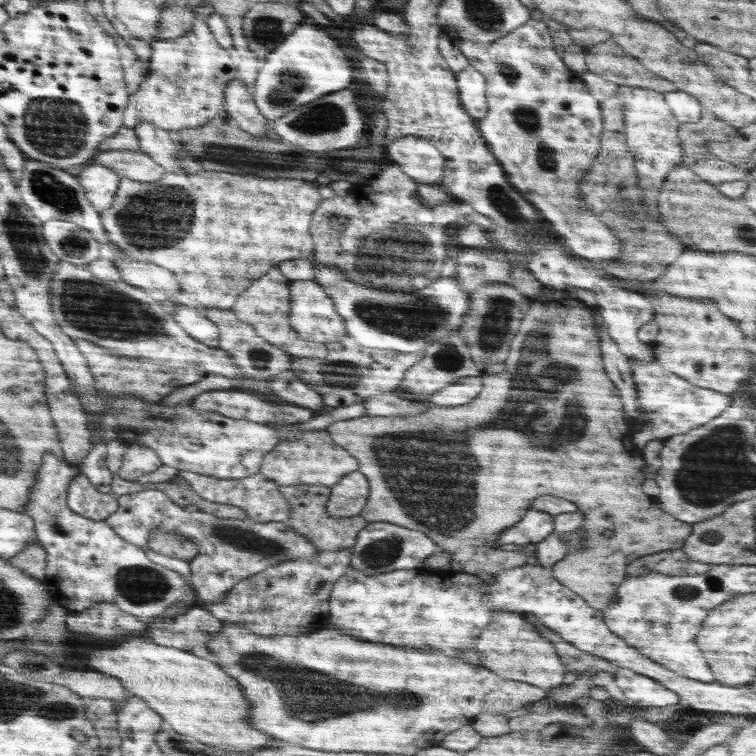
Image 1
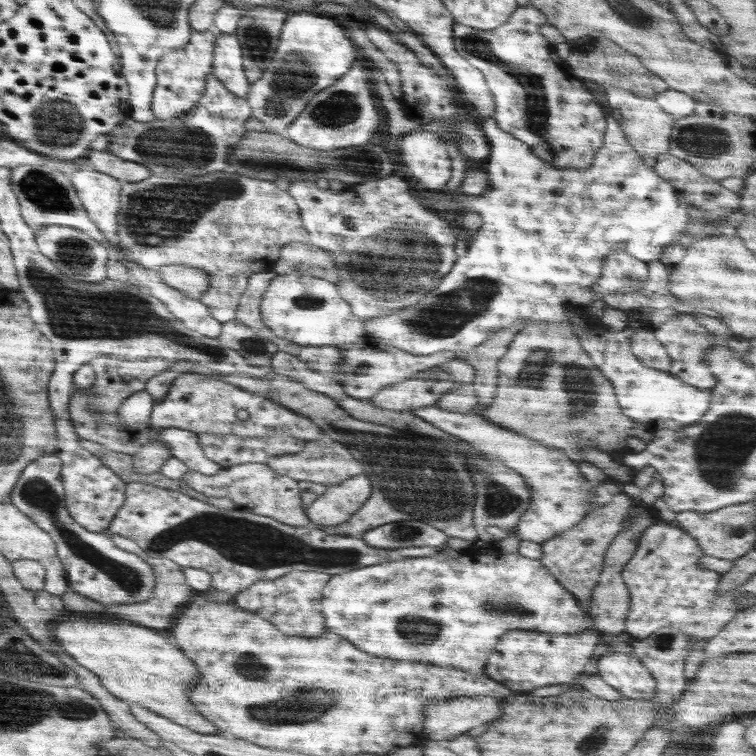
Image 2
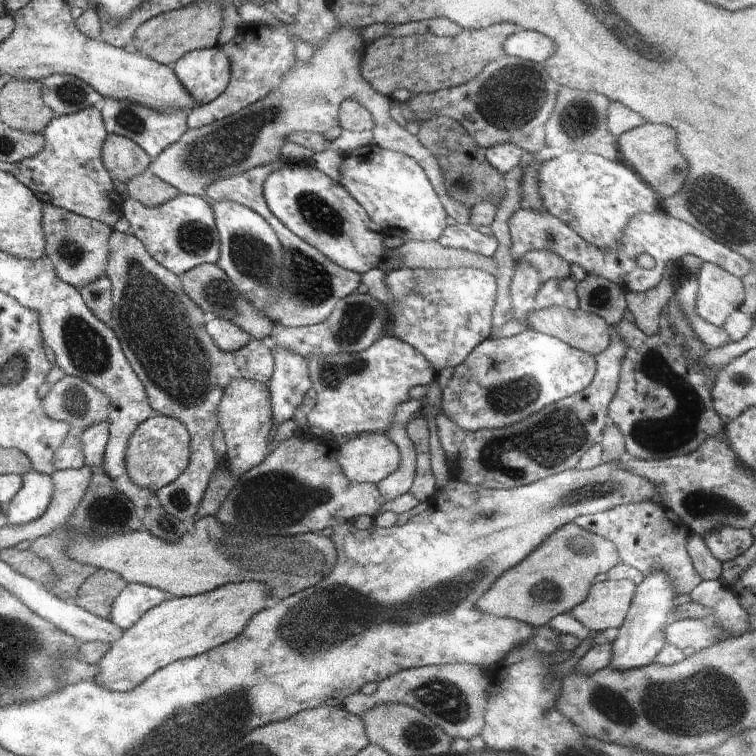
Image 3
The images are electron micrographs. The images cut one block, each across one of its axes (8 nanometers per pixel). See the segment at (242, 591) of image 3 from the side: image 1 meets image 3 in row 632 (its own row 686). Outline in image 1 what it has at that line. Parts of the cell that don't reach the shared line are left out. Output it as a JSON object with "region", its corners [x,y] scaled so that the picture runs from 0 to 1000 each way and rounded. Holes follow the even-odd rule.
{"region":[[[169,840],[164,849],[153,852],[153,854],[114,860],[111,868],[114,868],[114,878],[120,886],[153,896],[168,915],[190,926],[202,940],[206,940],[222,963],[251,974],[271,987],[294,989],[296,993],[315,993],[320,997],[320,993],[357,989],[357,984],[362,981],[362,975],[336,964],[327,955],[332,931],[323,923],[317,903],[302,894],[295,884],[275,872],[251,865],[251,862],[241,862],[234,857],[204,852],[204,848],[193,841],[175,840]]]}

